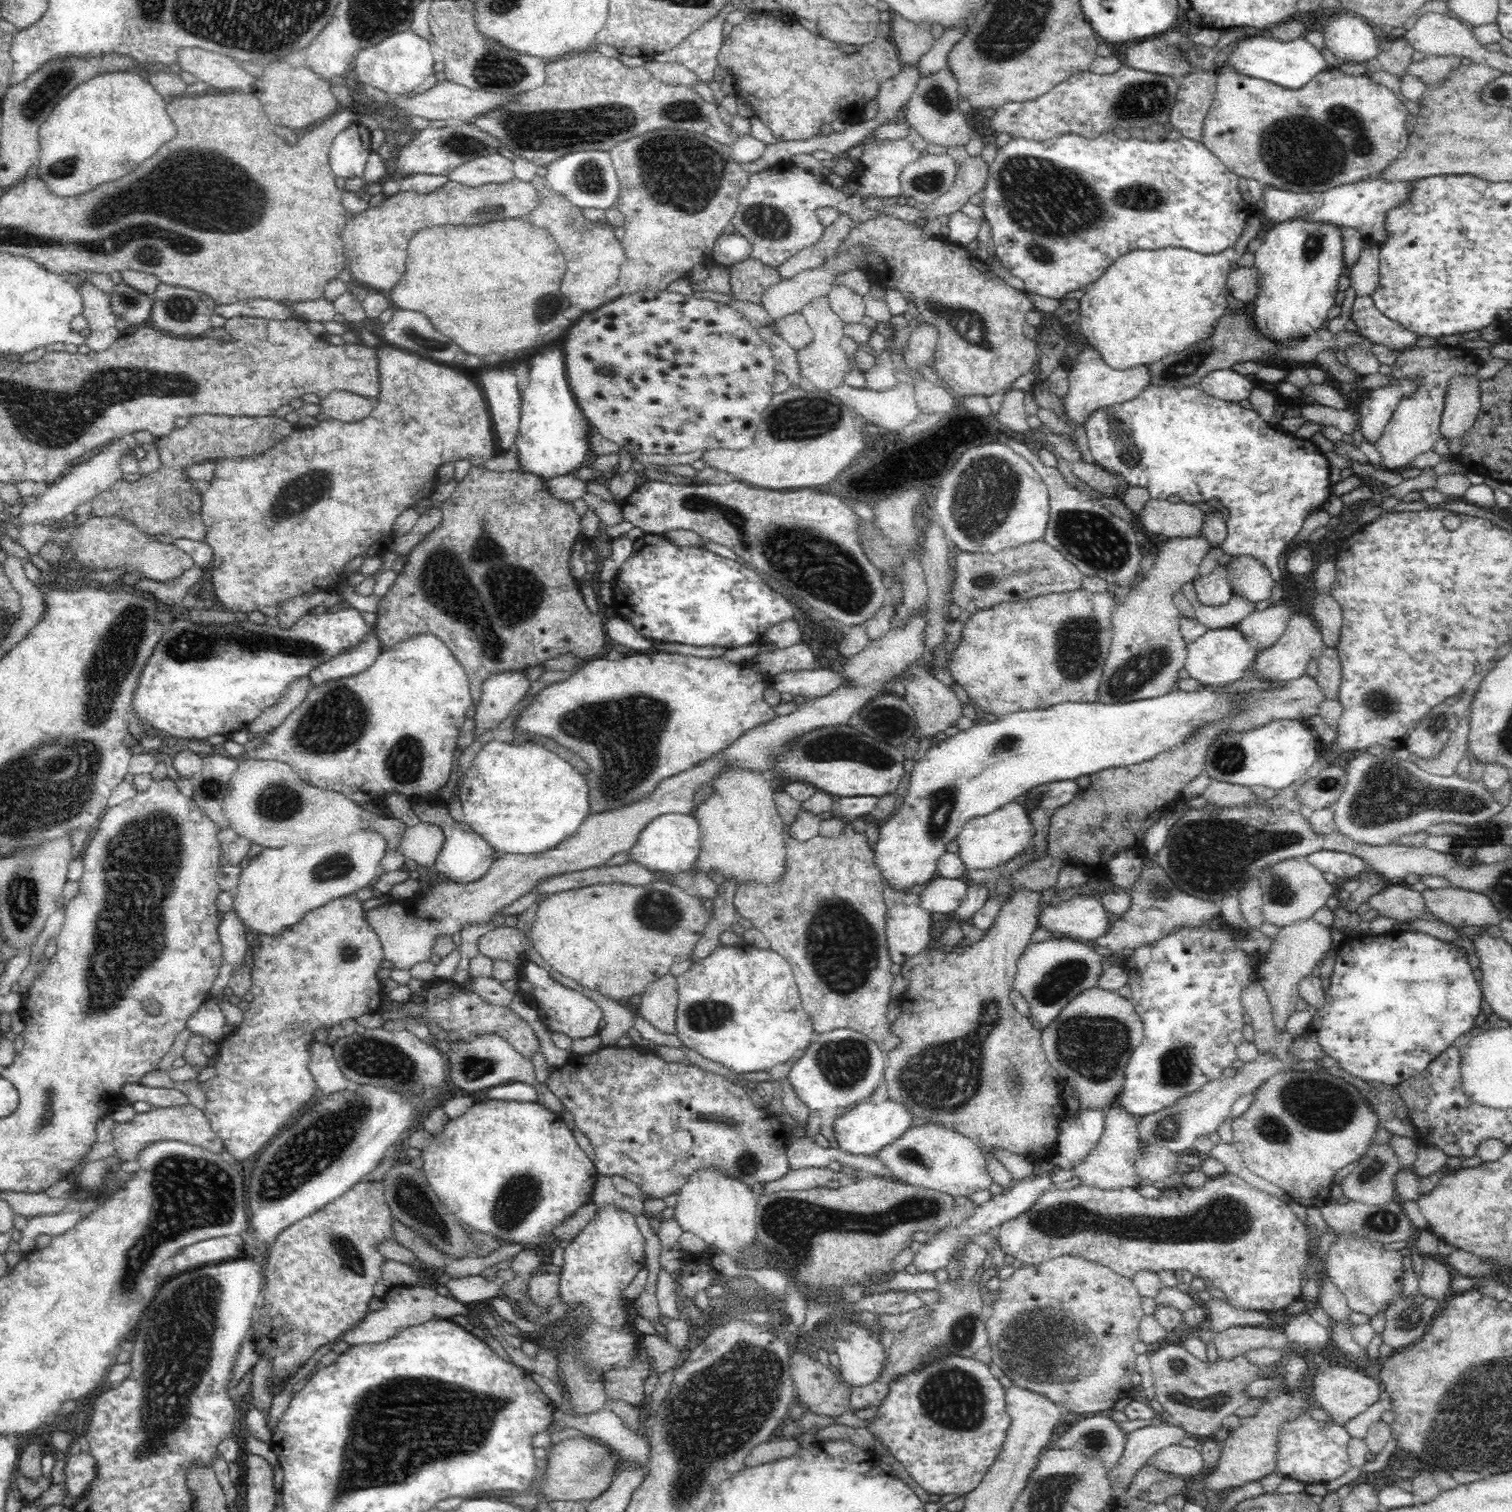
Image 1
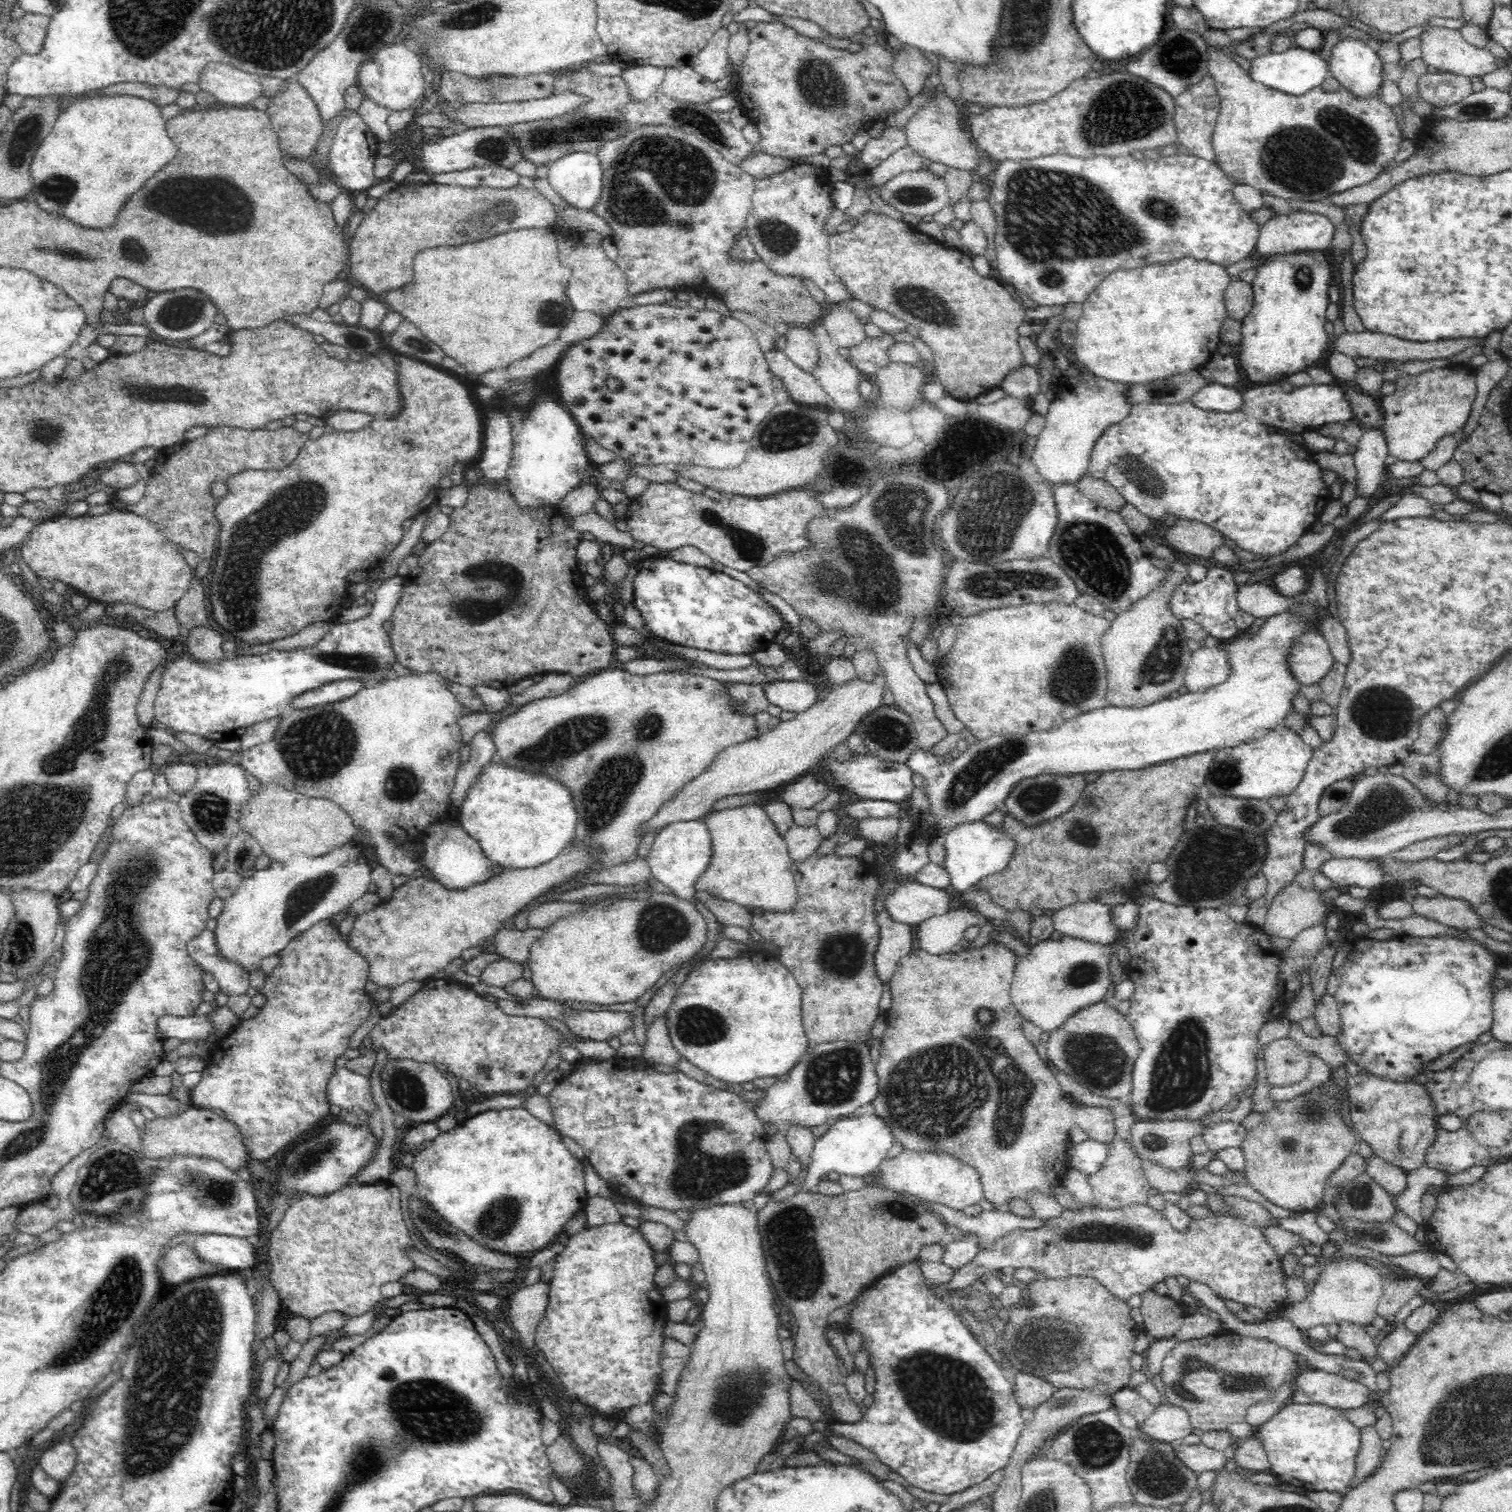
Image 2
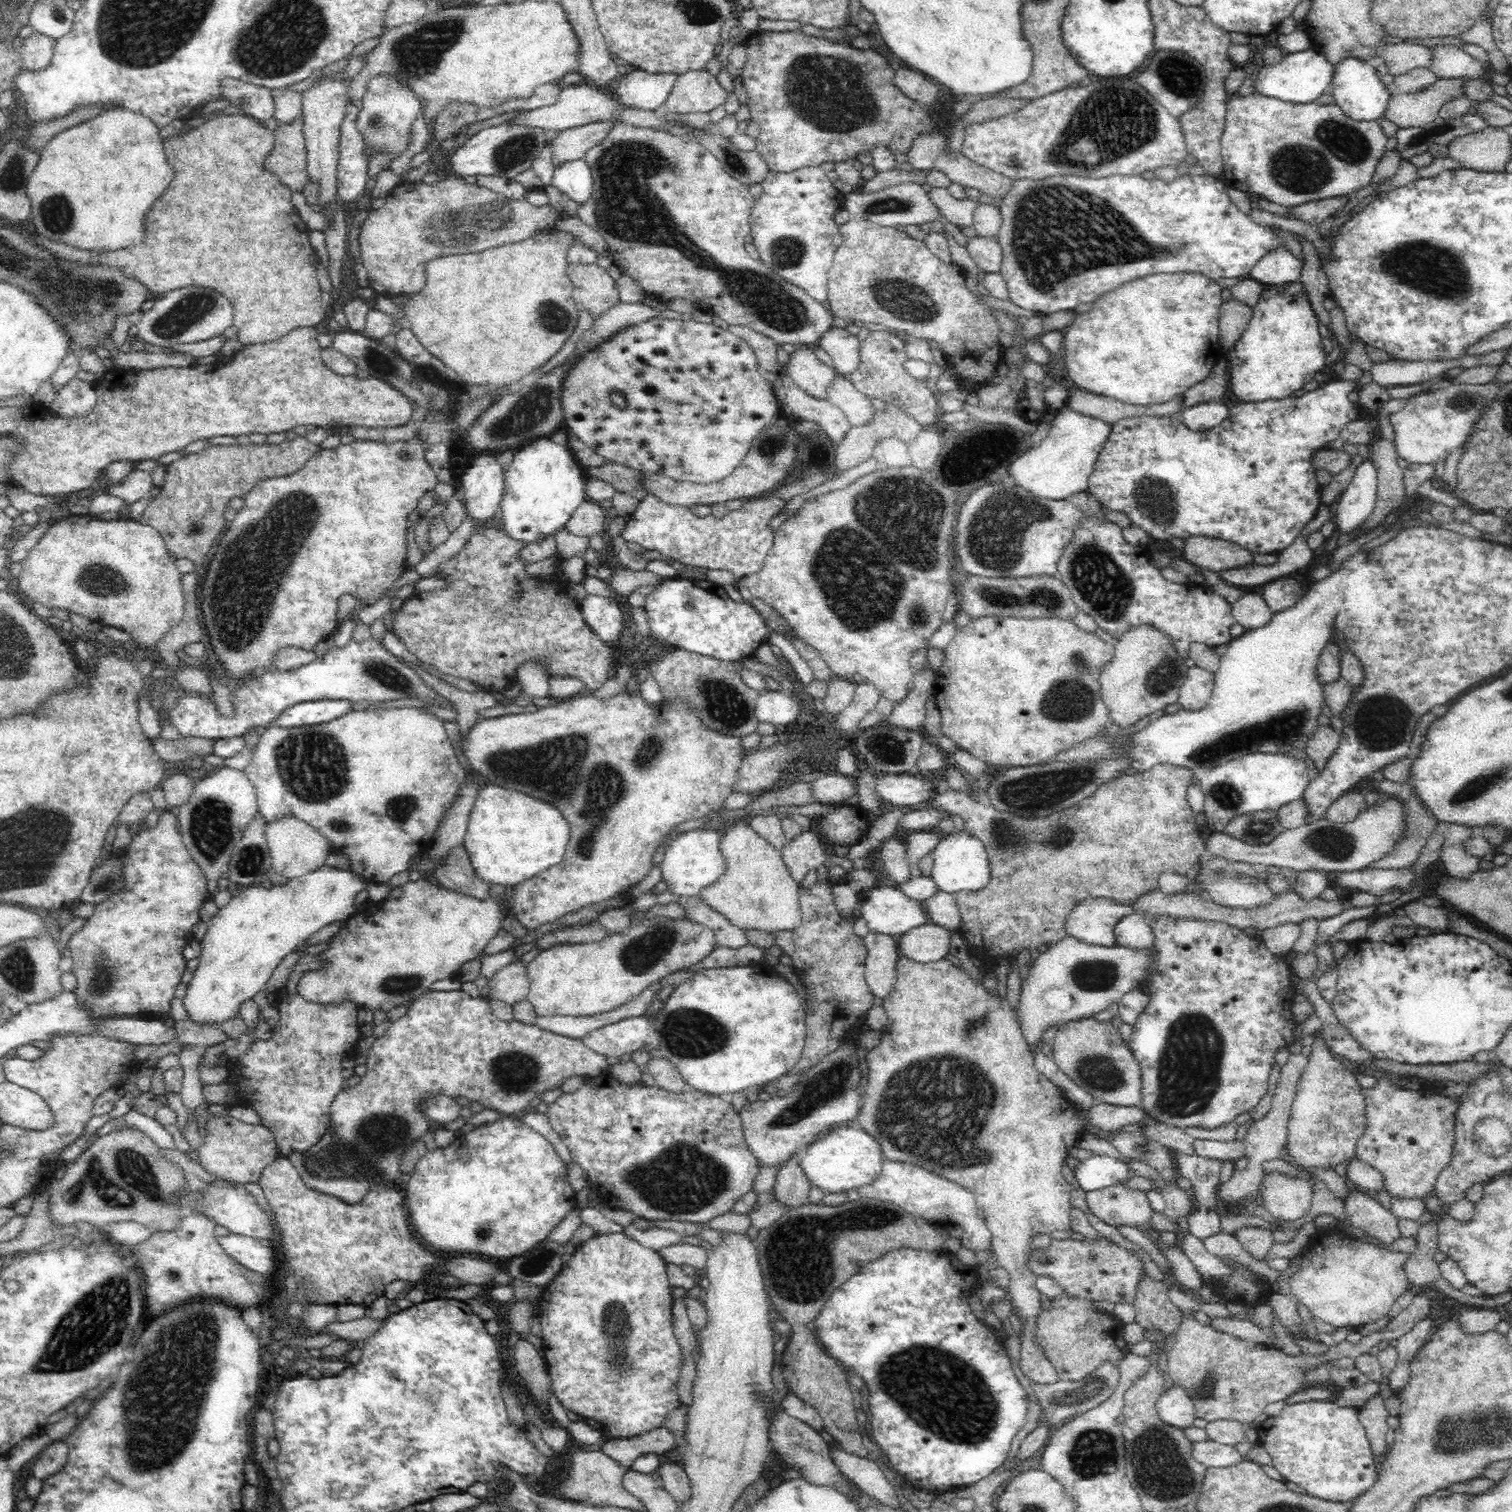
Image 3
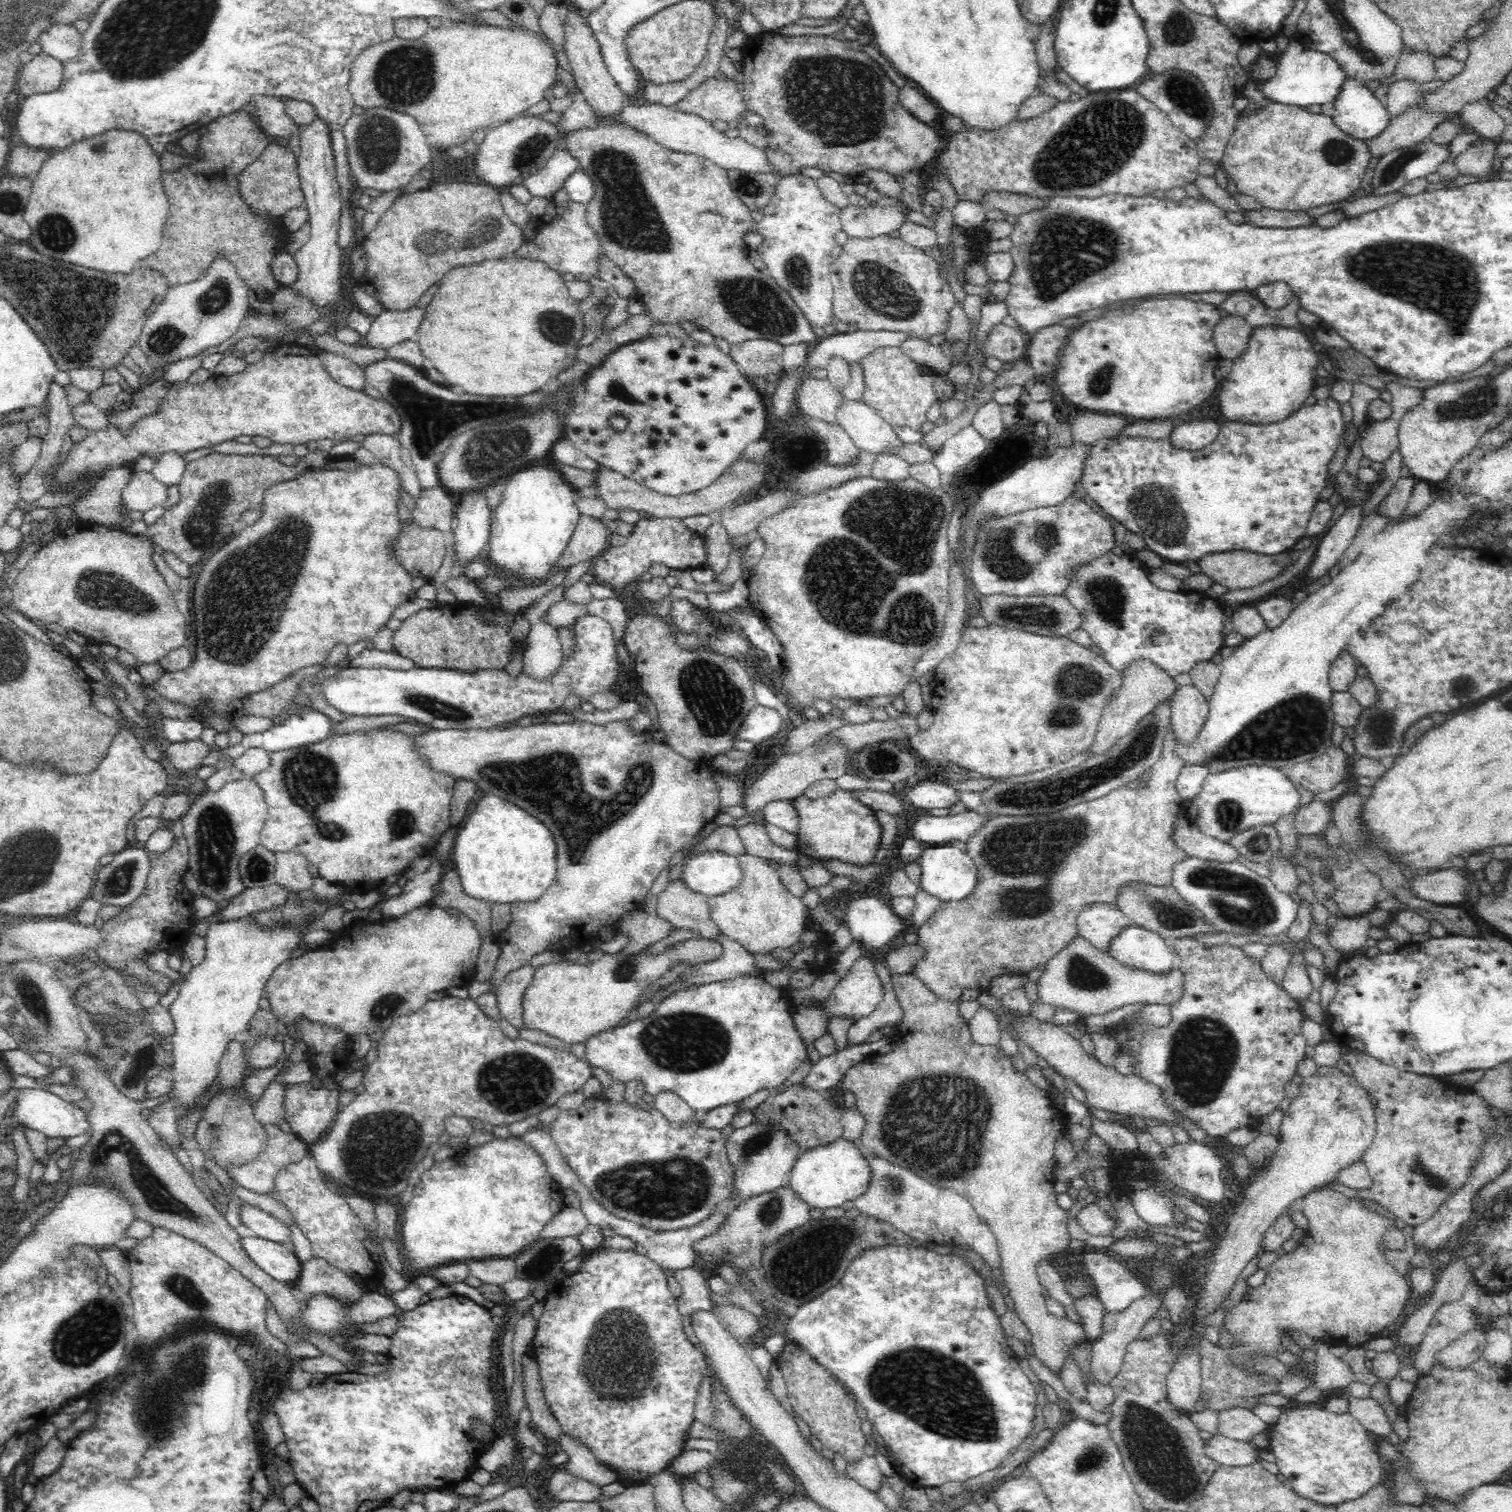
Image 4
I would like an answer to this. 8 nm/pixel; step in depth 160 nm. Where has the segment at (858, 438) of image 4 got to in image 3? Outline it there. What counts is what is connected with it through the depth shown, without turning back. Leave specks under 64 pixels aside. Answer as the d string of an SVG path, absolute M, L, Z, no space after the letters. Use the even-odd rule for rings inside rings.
M836 372L827 384L826 392L827 398L840 407L852 427L862 426L874 414L870 398L856 390L846 375Z

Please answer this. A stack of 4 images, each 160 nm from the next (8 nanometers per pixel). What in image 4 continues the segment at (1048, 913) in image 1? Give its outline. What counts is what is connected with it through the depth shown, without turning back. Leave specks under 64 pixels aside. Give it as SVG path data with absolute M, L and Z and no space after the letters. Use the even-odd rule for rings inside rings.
M1085 904L1076 917L1077 935L1101 951L1108 951L1112 939L1130 924L1116 904Z

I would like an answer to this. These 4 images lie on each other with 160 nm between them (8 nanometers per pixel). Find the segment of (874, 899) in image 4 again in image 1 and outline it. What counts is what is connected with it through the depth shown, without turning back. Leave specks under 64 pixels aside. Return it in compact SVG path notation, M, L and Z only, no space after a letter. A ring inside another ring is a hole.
M936 877L927 884L920 903L932 913L952 913L960 906L970 885L966 877L962 879Z

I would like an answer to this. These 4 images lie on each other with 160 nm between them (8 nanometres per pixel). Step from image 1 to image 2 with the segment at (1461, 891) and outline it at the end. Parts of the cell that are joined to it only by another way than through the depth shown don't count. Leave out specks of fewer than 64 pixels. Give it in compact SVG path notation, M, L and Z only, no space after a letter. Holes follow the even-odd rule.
M1442 893L1433 898L1417 894L1412 902L1412 908L1415 913L1428 919L1460 930L1480 928L1484 924L1478 911L1472 909L1470 901L1448 897Z

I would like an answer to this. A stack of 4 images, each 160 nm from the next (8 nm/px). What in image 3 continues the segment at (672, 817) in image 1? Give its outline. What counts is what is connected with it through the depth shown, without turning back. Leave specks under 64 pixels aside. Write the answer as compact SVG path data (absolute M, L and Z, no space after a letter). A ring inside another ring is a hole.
M695 830L681 832L662 846L664 854L660 860L661 880L668 892L684 897L697 896L707 884L713 883L724 872L724 857L719 849L719 831Z

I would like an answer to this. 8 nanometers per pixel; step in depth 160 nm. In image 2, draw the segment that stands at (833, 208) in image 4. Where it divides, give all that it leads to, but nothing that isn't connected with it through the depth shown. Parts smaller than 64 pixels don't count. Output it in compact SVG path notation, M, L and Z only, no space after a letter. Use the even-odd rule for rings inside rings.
M801 163L794 170L780 172L764 180L756 180L751 196L751 207L744 227L749 241L753 244L758 258L776 274L808 278L820 288L826 296L826 303L842 303L854 299L848 285L836 276L829 264L829 234L825 230L826 218L833 208L829 197L830 181L826 170L818 169L812 164Z

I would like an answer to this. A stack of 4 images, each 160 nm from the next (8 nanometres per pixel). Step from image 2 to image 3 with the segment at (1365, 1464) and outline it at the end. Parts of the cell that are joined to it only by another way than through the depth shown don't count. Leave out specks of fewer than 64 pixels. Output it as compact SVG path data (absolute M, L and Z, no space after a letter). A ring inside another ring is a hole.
M1379 1394L1367 1400L1358 1412L1358 1418L1365 1428L1374 1460L1388 1451L1385 1441L1386 1432L1389 1429L1386 1422L1388 1416L1389 1413Z

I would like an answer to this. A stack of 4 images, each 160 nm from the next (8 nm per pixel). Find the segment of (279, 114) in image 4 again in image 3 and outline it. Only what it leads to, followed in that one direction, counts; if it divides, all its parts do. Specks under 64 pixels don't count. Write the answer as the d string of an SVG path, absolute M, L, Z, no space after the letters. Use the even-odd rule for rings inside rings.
M226 76L217 84L220 100L240 106L245 115L261 122L274 117L271 88Z

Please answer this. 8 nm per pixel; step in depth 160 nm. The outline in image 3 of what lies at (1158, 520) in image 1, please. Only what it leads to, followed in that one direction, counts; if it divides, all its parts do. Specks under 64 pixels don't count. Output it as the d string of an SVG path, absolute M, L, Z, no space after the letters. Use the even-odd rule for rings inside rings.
M1196 534L1183 541L1182 558L1198 568L1213 570L1215 573L1253 563L1255 556L1238 544L1219 537Z

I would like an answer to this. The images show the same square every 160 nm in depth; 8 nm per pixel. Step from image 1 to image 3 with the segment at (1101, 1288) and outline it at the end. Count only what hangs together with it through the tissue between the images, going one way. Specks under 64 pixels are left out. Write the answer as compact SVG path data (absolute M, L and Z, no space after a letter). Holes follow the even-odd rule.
M1062 1294L1048 1300L1048 1308L1042 1309L1033 1322L1033 1340L1036 1347L1048 1359L1052 1368L1056 1371L1059 1380L1080 1381L1088 1374L1092 1374L1102 1364L1112 1364L1121 1370L1128 1357L1128 1344L1124 1340L1124 1323L1113 1313L1102 1311L1092 1299Z

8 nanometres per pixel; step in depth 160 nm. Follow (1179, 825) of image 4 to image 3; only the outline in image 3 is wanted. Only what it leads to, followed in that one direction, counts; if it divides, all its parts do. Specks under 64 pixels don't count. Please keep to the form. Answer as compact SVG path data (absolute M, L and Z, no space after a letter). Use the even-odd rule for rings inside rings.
M1384 794L1374 804L1365 804L1349 821L1334 822L1322 818L1296 828L1285 829L1274 840L1263 845L1248 844L1224 832L1214 832L1210 835L1210 840L1206 840L1205 850L1214 857L1286 867L1295 872L1302 869L1351 871L1370 867L1370 864L1392 852L1402 842L1406 830L1408 815L1404 802Z

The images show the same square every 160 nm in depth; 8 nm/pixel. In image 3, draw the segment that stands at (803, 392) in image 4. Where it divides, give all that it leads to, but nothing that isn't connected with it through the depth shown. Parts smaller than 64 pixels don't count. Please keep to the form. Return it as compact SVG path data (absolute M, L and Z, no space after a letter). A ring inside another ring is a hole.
M799 344L790 354L786 371L794 383L818 399L827 398L827 384L836 374L832 366L824 364L816 352L816 345Z

